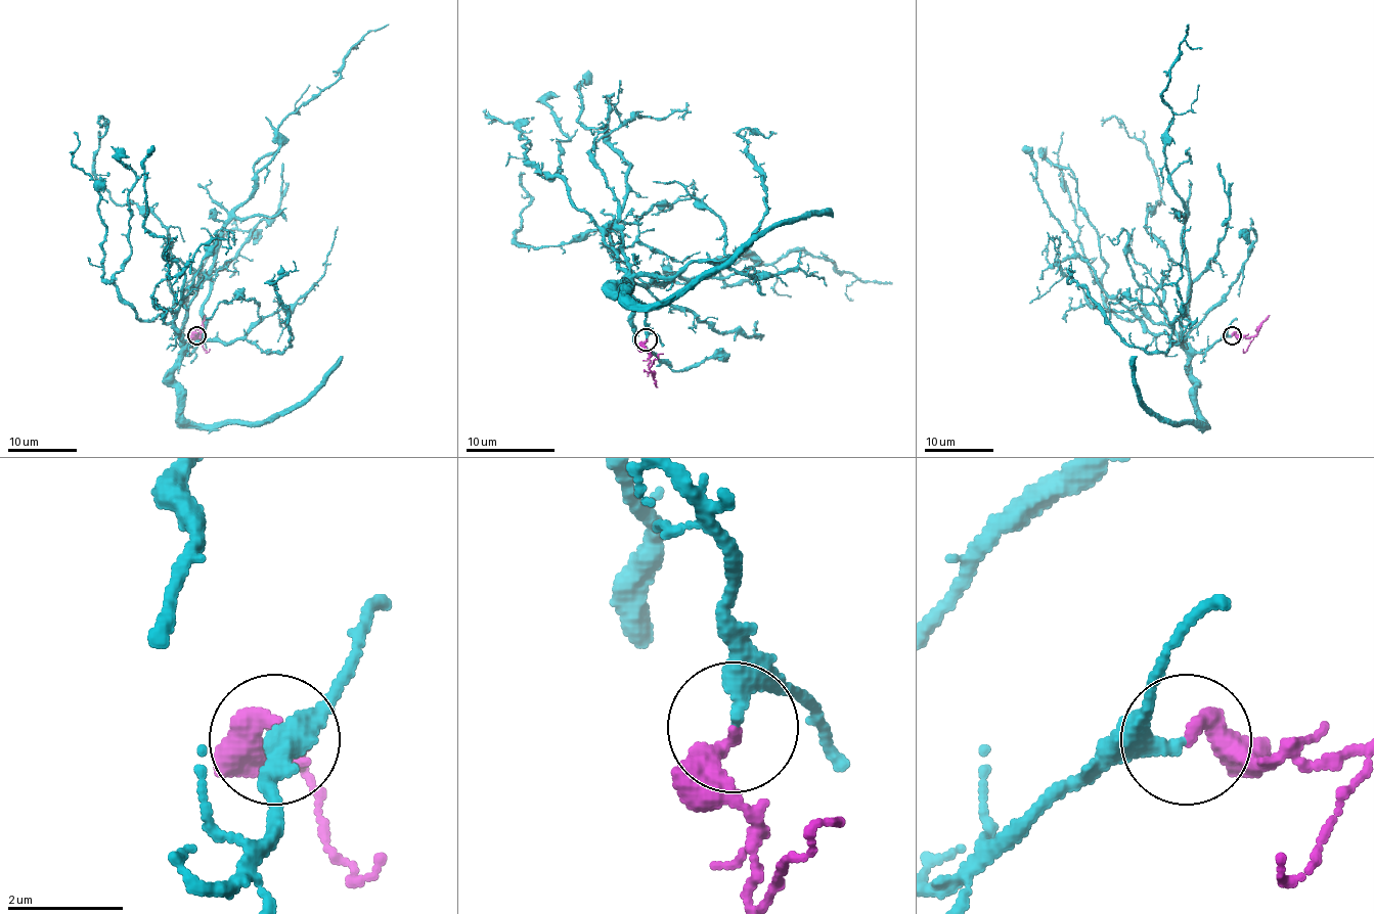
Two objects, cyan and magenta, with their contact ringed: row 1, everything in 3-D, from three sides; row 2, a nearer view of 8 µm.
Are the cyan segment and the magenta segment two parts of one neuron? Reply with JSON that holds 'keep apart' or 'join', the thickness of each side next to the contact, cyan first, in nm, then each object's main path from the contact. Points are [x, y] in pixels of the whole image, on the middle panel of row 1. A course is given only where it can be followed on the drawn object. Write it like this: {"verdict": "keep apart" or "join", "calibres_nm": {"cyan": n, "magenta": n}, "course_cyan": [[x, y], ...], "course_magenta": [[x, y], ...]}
{"verdict": "join", "calibres_nm": {"cyan": 300, "magenta": 360}, "course_cyan": [[647, 338], [641, 274], [707, 278], [724, 259], [776, 263], [804, 249], [891, 283]], "course_magenta": [[647, 338], [649, 365], [658, 387]]}

